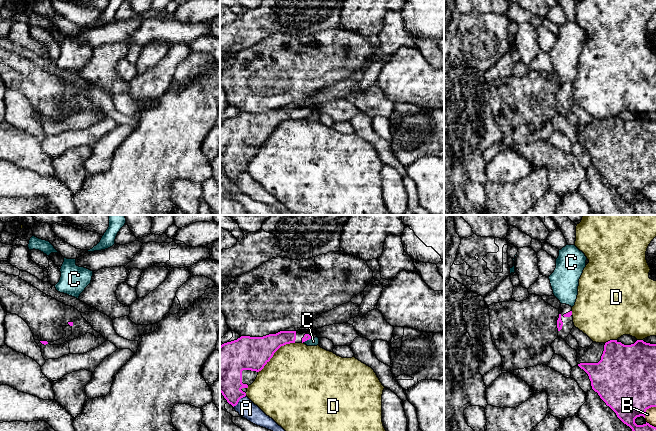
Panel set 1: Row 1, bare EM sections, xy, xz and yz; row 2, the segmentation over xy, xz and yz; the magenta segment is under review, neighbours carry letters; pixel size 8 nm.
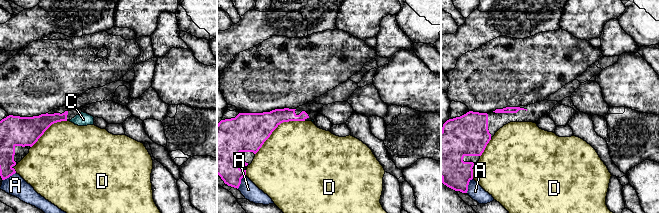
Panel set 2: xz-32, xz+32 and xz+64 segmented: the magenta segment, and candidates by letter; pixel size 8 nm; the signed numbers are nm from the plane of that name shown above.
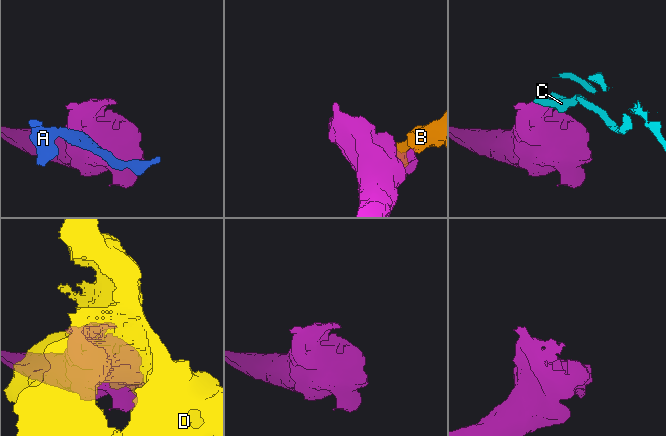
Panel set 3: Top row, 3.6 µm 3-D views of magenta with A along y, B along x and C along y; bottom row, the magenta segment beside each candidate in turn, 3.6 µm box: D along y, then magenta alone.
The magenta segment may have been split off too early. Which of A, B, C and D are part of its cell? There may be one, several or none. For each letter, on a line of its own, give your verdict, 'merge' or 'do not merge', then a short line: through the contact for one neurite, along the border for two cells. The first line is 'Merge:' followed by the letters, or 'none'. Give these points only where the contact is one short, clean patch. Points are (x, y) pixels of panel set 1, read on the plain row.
Merge: none
A: do not merge; line xz (245, 171), (233, 183)
B: do not merge
C: do not merge
D: do not merge

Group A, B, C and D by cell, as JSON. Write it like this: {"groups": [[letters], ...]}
{"groups": [["A"], ["B"], ["C"], ["D"]]}

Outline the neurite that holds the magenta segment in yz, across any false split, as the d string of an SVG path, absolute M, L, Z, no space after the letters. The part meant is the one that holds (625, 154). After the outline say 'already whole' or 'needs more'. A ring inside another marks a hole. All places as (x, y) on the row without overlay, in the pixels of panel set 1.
M610 116L606 119L593 118L589 123L579 123L576 127L578 142L588 150L592 165L632 205L634 215L656 215L656 203L647 198L643 201L635 199L637 193L645 194L647 185L656 183L656 120L637 116L634 120L624 121L617 116Z; needs more

